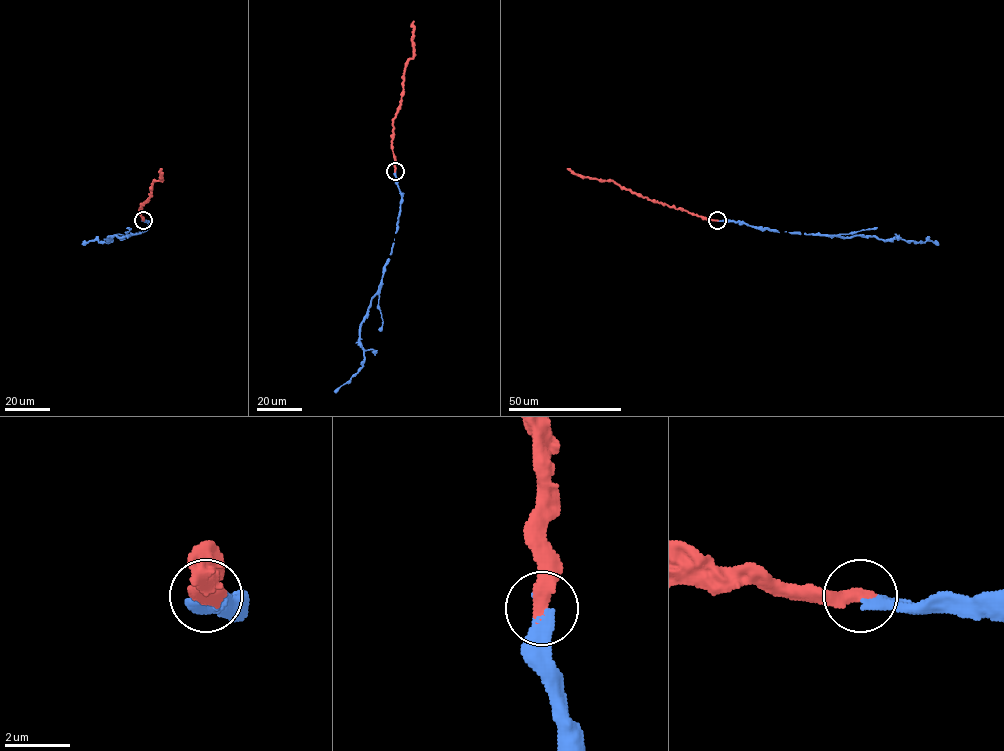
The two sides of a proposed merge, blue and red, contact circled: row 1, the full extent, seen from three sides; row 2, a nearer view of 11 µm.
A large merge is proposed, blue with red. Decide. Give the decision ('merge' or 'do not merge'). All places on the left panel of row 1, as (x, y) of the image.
merge

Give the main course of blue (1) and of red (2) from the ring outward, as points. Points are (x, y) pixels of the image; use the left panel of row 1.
1: (143, 220), (149, 224), (143, 232), (108, 236), (107, 239), (111, 241), (91, 239), (82, 245)
2: (143, 220), (141, 205), (151, 195), (153, 182), (161, 180), (162, 168)

